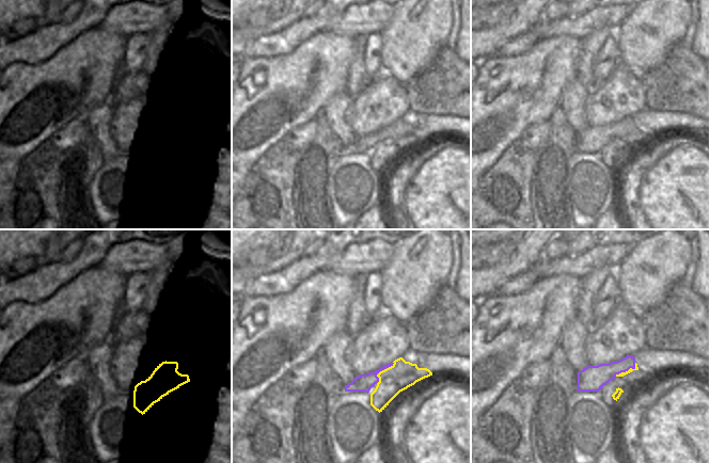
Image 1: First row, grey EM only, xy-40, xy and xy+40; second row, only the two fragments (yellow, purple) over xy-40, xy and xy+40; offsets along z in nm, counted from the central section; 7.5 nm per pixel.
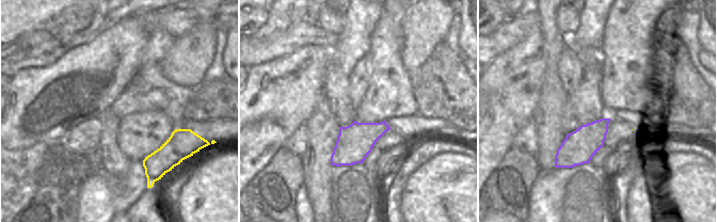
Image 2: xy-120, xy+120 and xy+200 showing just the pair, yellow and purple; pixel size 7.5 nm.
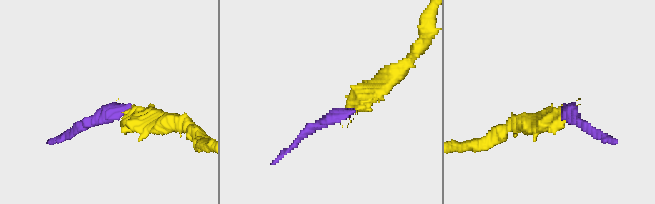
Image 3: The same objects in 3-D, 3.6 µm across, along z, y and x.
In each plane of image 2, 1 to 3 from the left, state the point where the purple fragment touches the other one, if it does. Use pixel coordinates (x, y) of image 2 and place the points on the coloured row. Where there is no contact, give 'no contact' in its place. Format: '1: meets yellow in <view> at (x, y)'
1: no contact
2: no contact
3: no contact

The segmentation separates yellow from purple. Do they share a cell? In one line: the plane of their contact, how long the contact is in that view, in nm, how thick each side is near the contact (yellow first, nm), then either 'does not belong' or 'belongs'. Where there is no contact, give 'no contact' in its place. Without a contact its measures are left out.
contact in xy; length 220 nm; calibres 200 and 130 nm; does not belong

